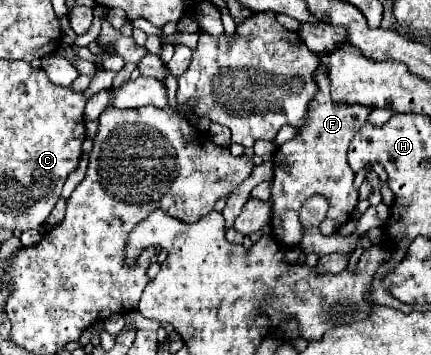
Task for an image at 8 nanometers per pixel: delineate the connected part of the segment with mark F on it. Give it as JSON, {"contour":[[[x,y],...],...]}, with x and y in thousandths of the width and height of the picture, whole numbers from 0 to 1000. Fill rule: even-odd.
{"contour":[[[752,186],[733,192],[729,231],[738,259],[715,304],[715,332],[705,355],[691,361],[691,377],[640,417],[636,428],[636,507],[631,507],[631,670],[654,699],[691,693],[705,665],[705,637],[691,614],[696,580],[724,546],[761,546],[766,586],[780,597],[780,614],[752,614],[742,631],[747,659],[775,659],[784,642],[817,614],[821,586],[831,575],[831,535],[821,530],[821,485],[807,468],[803,428],[826,383],[826,372],[849,349],[849,327],[858,321],[854,304],[835,293],[775,293],[766,276],[766,231],[756,214]]]}

